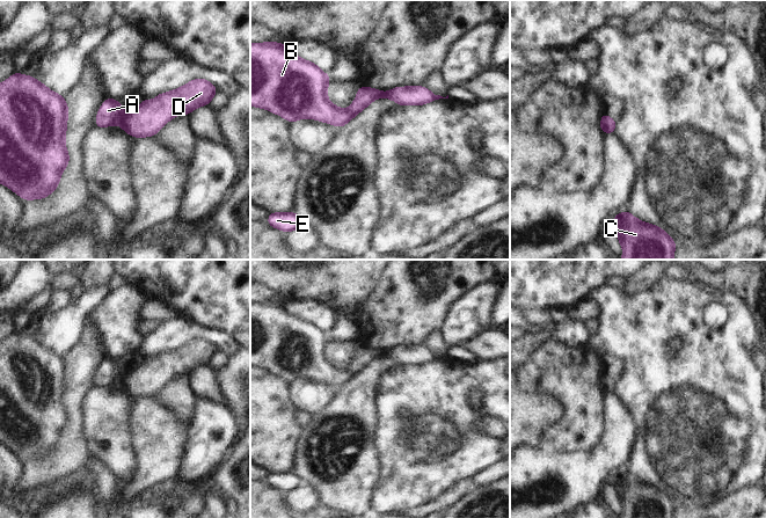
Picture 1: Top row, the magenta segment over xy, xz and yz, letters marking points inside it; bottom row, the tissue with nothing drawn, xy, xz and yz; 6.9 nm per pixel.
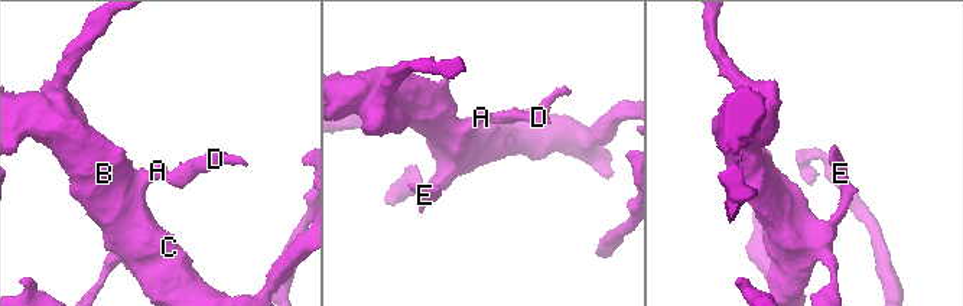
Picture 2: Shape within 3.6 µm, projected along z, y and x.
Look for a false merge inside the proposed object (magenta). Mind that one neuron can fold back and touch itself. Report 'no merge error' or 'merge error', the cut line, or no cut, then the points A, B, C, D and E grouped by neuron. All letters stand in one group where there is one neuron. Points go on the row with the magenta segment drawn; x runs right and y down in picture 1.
merge error | xy (126, 114), (118, 123) | A B C E / D

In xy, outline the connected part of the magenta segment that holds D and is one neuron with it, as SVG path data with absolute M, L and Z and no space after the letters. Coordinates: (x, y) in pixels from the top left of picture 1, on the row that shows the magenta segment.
M195 79L183 87L159 94L153 101L143 103L126 114L119 126L131 137L153 137L174 116L188 115L198 107L210 104L217 87L206 79Z

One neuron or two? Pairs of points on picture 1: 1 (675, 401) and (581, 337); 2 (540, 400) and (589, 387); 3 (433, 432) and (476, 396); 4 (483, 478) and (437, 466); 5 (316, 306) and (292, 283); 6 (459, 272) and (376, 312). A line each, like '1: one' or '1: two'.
1: two
2: two
3: two
4: two
5: two
6: one

